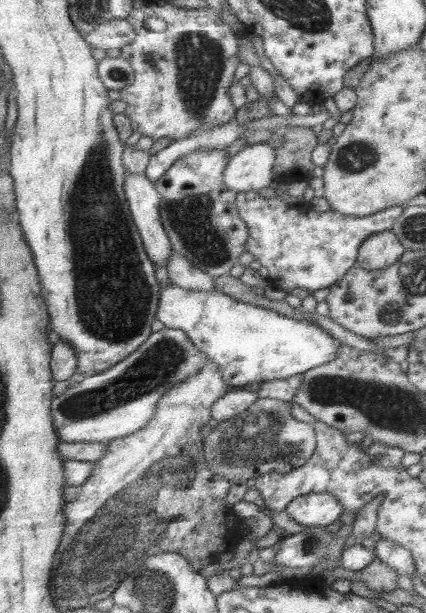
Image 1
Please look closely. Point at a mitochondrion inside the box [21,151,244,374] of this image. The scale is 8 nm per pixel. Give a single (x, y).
(192, 220)

